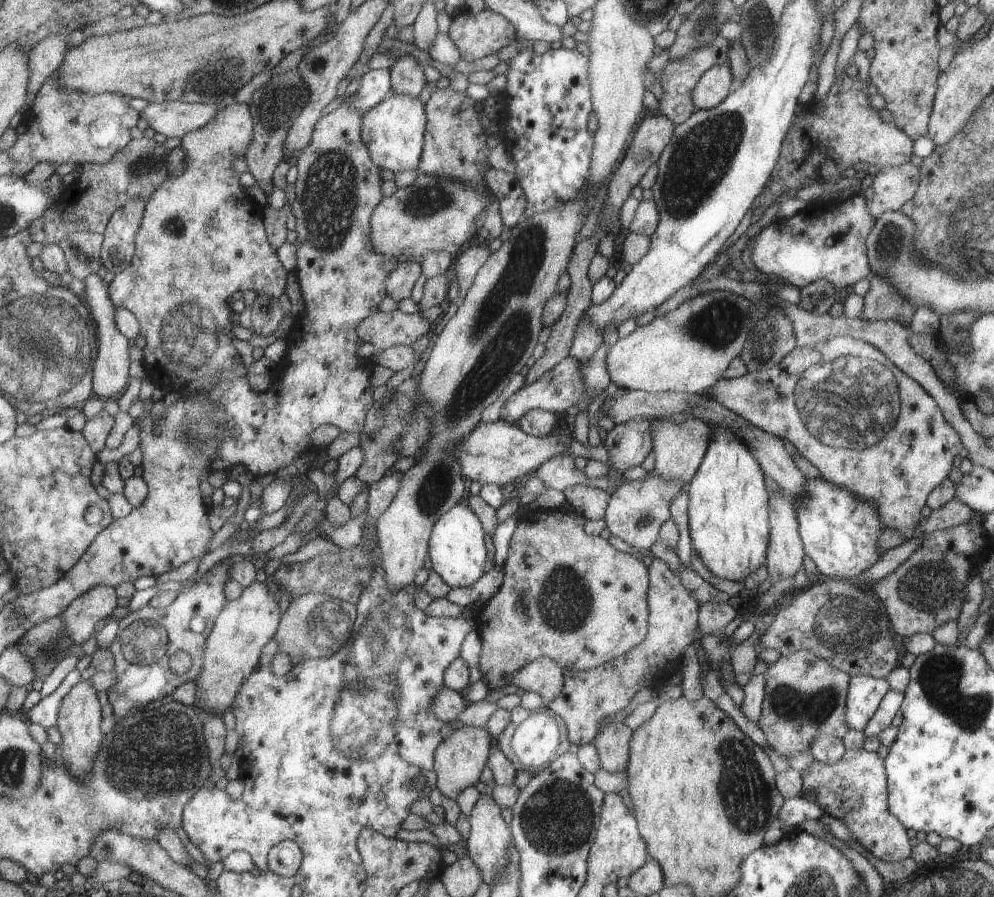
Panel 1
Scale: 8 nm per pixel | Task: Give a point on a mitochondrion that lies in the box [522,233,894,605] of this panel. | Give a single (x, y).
(722, 320)

